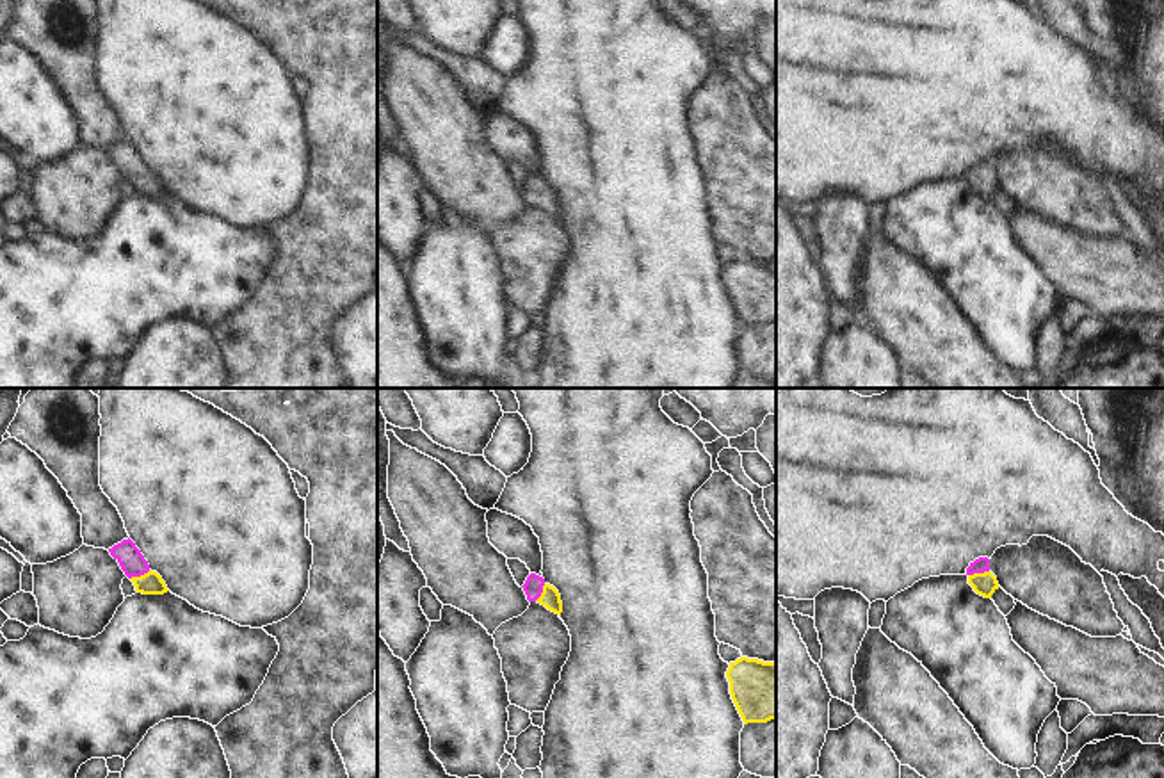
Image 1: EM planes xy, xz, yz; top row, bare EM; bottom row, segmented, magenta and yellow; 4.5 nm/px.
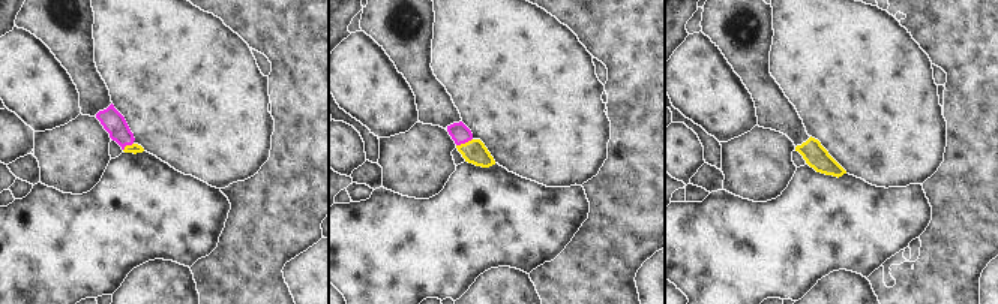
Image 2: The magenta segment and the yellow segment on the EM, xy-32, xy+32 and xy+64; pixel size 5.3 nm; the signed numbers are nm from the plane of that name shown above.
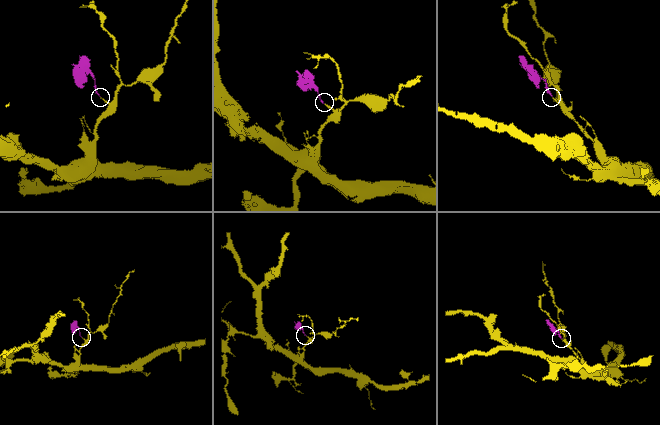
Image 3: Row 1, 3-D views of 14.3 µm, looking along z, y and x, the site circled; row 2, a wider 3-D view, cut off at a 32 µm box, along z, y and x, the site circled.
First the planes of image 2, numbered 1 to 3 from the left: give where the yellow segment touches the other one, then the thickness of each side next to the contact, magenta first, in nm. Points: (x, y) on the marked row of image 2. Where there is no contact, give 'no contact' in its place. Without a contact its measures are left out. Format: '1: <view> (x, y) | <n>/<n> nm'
1: xy-32 (126, 144) | 120/50 nm
2: xy+32 (464, 143) | 100/130 nm
3: no contact

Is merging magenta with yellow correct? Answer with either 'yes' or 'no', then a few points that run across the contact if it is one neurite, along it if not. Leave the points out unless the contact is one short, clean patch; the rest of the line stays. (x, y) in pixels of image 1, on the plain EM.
yes | yz (981, 166), (978, 173), (985, 186)

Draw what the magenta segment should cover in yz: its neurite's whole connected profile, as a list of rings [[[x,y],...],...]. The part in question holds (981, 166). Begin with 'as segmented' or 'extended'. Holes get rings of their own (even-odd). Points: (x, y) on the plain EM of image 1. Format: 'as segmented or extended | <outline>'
extended | [[[979,158],[970,164],[966,176],[974,192],[984,199],[991,199],[991,196],[1000,189],[997,178],[990,173],[988,158]]]

